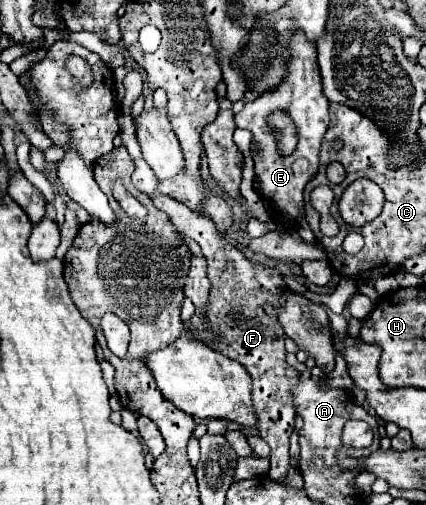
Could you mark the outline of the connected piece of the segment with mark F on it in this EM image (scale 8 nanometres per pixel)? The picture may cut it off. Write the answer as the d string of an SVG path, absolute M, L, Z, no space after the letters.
M122 107L120 109L120 135L122 135L122 145L128 149L128 153L134 159L136 171L132 175L132 183L136 189L150 193L158 209L170 215L174 221L176 229L194 239L206 257L208 263L208 279L212 281L212 293L208 299L208 321L216 329L216 333L224 333L224 345L220 349L226 357L242 363L252 381L254 381L254 407L258 413L258 431L260 437L270 445L270 477L272 481L282 481L286 485L286 475L288 475L288 437L294 429L294 403L292 403L292 385L298 383L300 373L286 363L286 351L284 351L284 339L286 333L280 327L278 321L278 311L284 307L284 281L278 269L270 269L264 265L252 265L240 249L230 245L220 233L216 233L216 225L208 221L208 217L190 211L178 201L172 201L170 197L158 195L156 191L156 175L152 169L146 165L140 145L136 141L136 127L132 121L132 107Z

